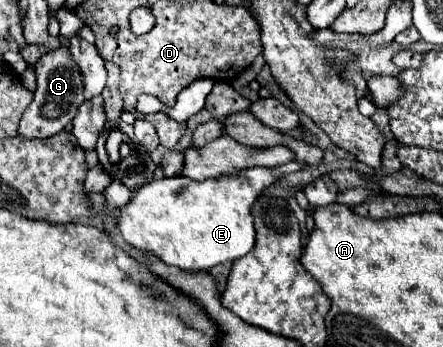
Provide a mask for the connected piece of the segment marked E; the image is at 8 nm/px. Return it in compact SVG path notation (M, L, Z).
M291 161L283 167L263 167L263 169L249 169L249 171L239 171L236 175L223 175L219 178L205 179L203 183L197 183L187 177L163 177L155 179L147 185L143 185L135 197L121 209L119 215L119 231L125 243L139 251L149 251L155 257L159 257L165 265L177 267L181 271L207 271L219 263L225 261L235 261L243 255L247 255L253 249L255 243L255 227L253 227L253 217L251 217L251 205L257 199L257 195L269 187L273 181L277 181L285 173L295 173L301 171L303 163Z

